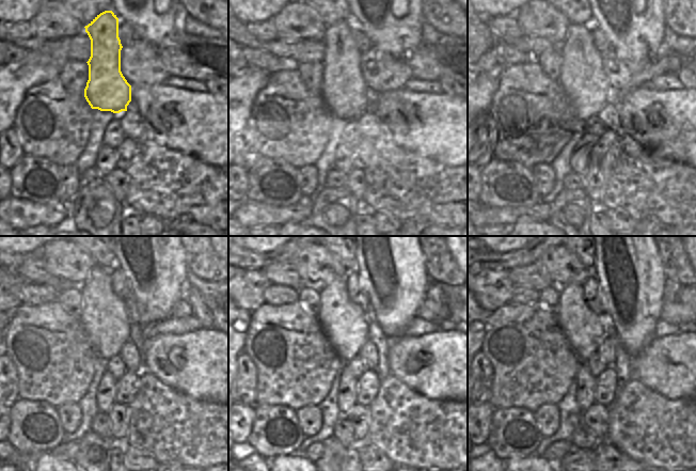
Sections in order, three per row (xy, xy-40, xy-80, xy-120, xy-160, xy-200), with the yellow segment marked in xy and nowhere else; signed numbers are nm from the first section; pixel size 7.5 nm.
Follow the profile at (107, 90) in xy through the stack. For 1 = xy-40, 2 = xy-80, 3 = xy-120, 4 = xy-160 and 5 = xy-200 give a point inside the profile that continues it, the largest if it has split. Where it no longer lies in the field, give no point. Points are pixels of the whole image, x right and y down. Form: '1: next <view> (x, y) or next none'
1: next xy-40 (344, 89)
2: next xy-80 (584, 85)
3: next xy-120 (104, 317)
4: next xy-160 (344, 323)
5: next xy-200 (584, 332)

